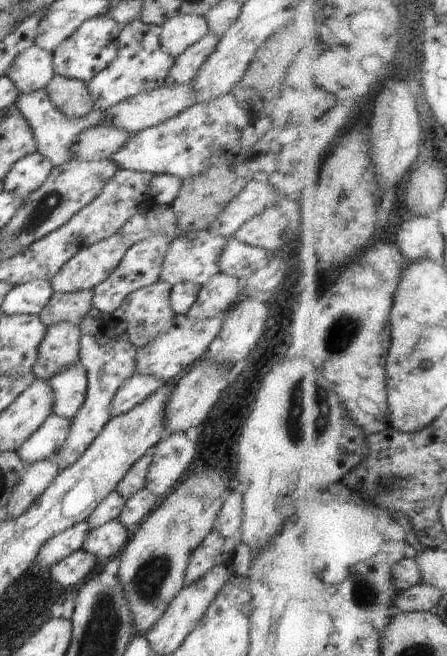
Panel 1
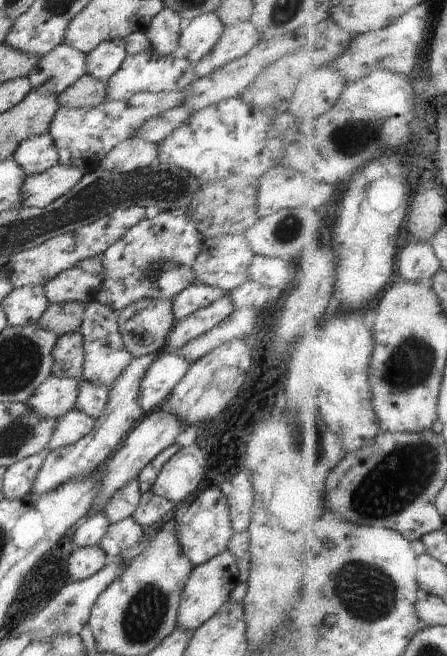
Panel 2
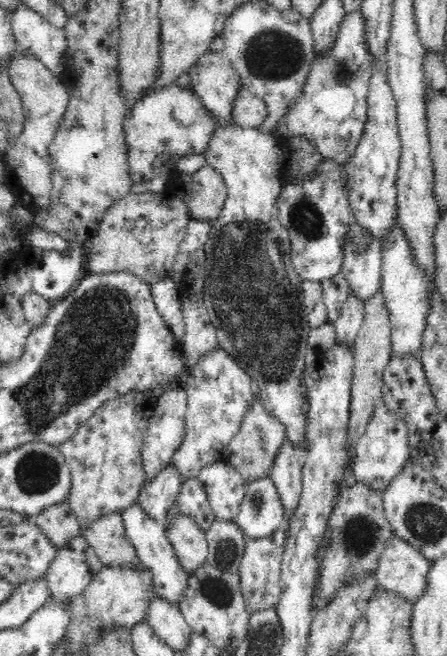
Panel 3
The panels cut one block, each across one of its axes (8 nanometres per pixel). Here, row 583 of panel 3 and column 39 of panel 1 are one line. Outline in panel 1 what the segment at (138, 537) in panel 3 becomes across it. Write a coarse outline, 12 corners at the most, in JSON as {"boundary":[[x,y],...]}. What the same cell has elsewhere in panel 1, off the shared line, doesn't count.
{"boundary":[[38,151],[10,169],[4,192],[27,199],[52,172]]}

